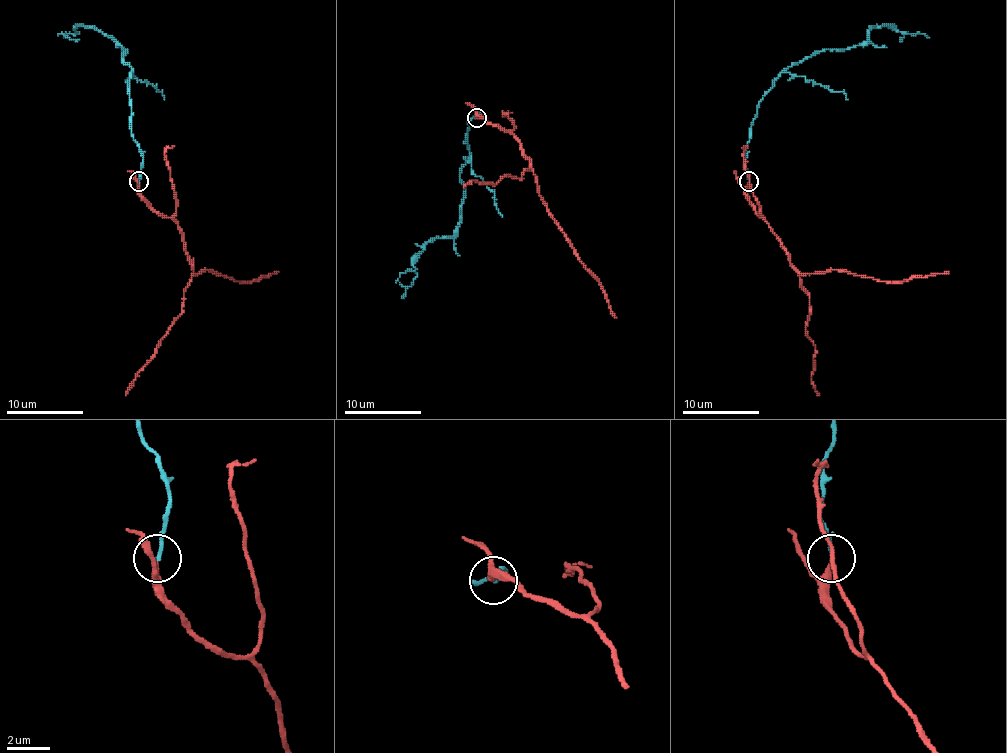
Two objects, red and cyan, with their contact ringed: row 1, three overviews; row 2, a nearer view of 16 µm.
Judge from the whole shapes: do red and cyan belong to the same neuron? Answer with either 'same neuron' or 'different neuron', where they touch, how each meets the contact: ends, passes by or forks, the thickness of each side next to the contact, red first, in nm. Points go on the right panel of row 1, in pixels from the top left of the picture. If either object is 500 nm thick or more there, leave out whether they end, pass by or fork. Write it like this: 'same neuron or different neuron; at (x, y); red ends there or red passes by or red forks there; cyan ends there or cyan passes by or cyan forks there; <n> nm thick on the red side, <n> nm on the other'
same neuron; at (749, 181); red passes by; cyan ends there; 200 nm thick on the red side, 180 nm on the other

